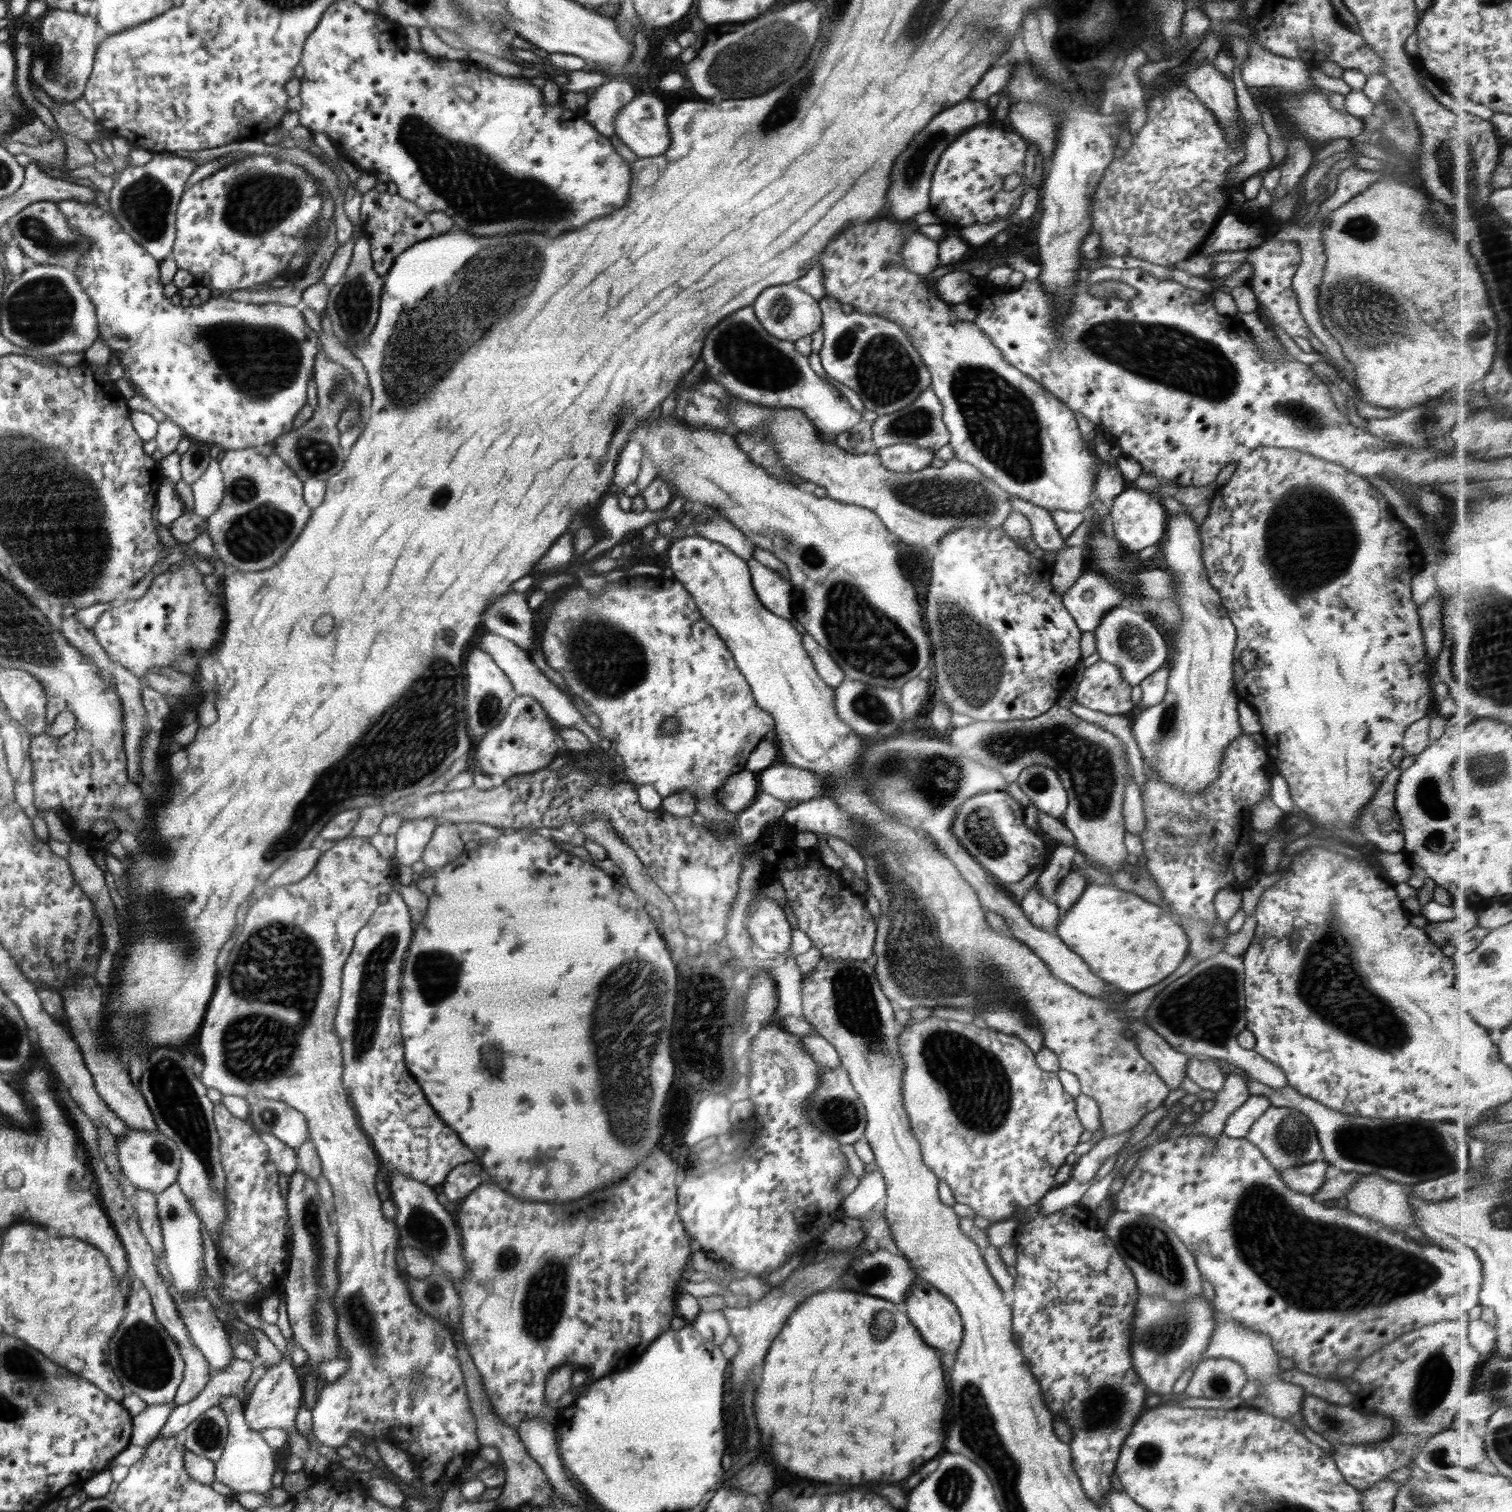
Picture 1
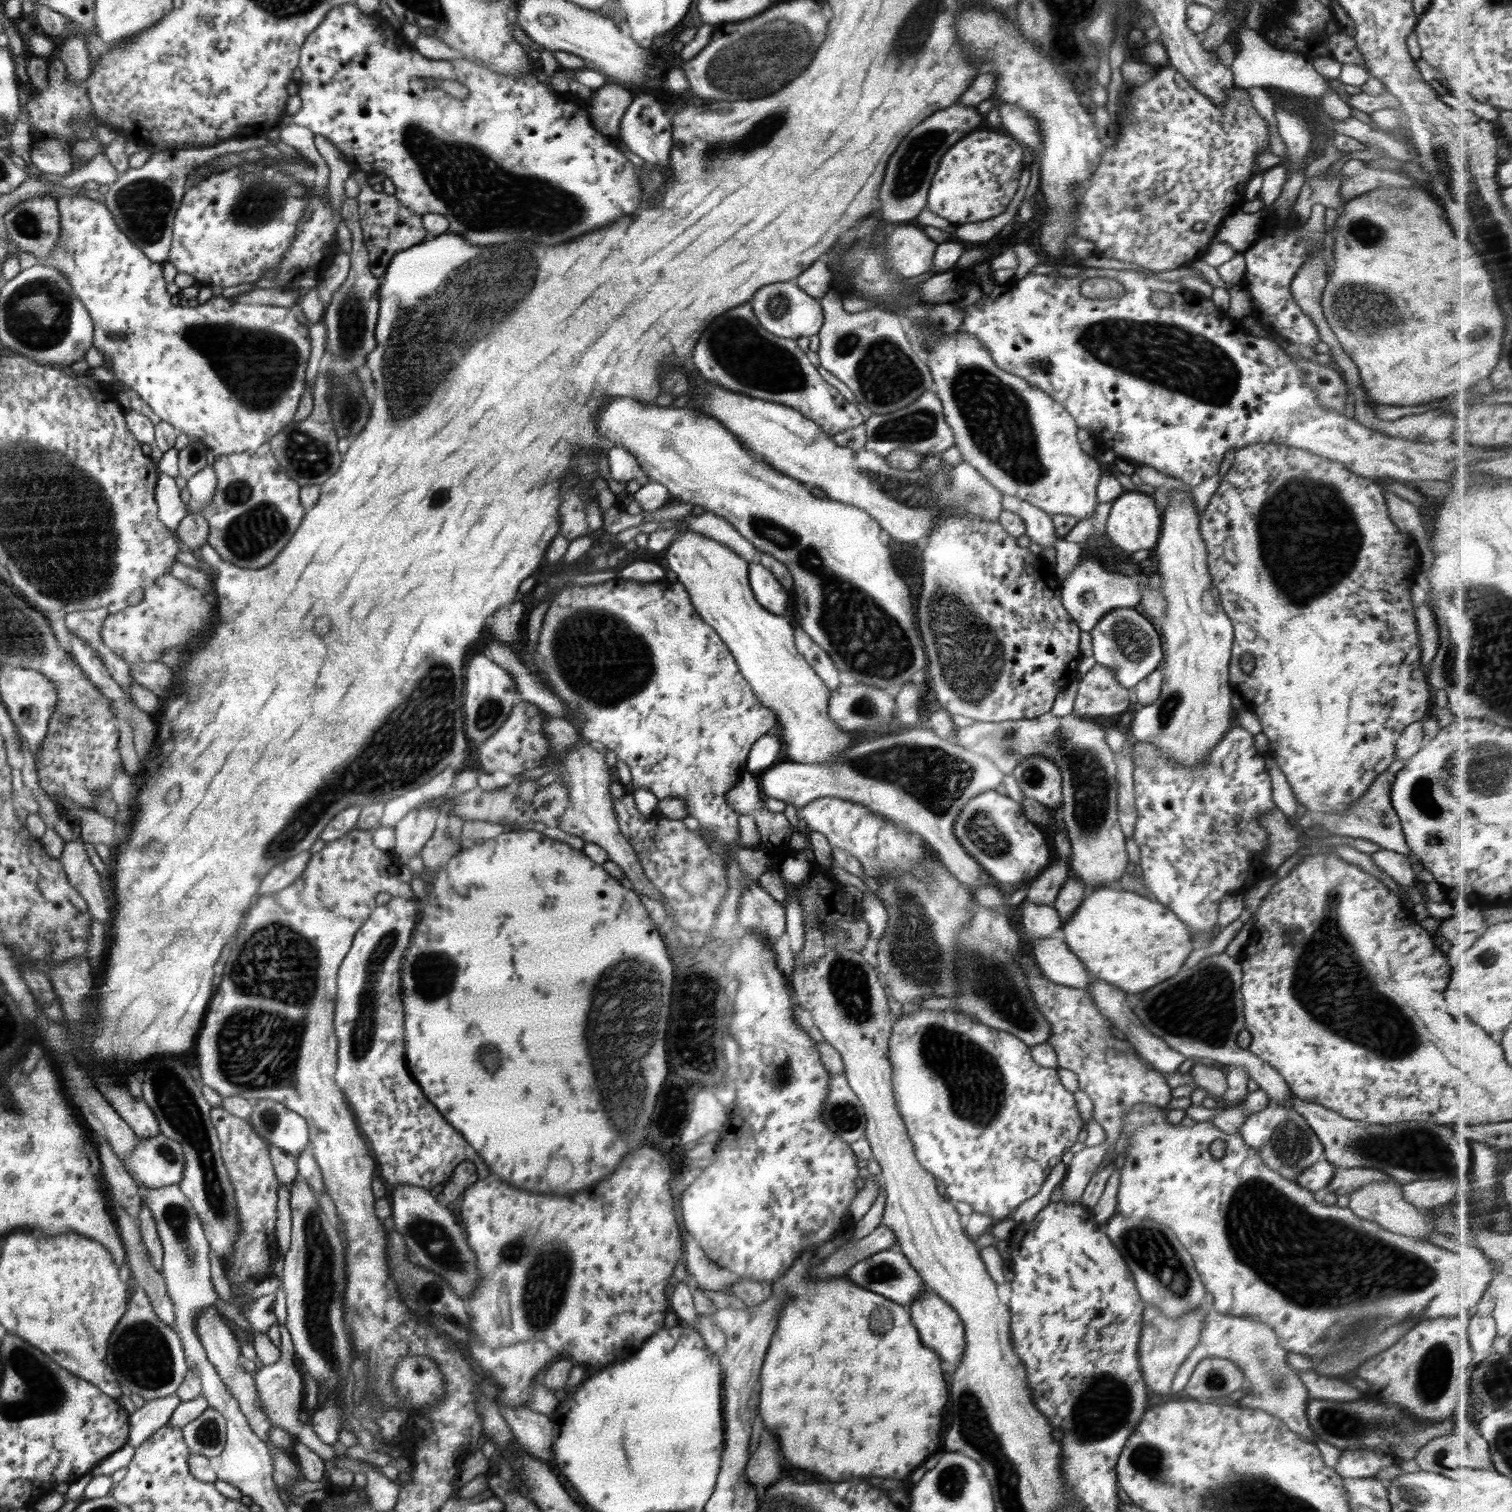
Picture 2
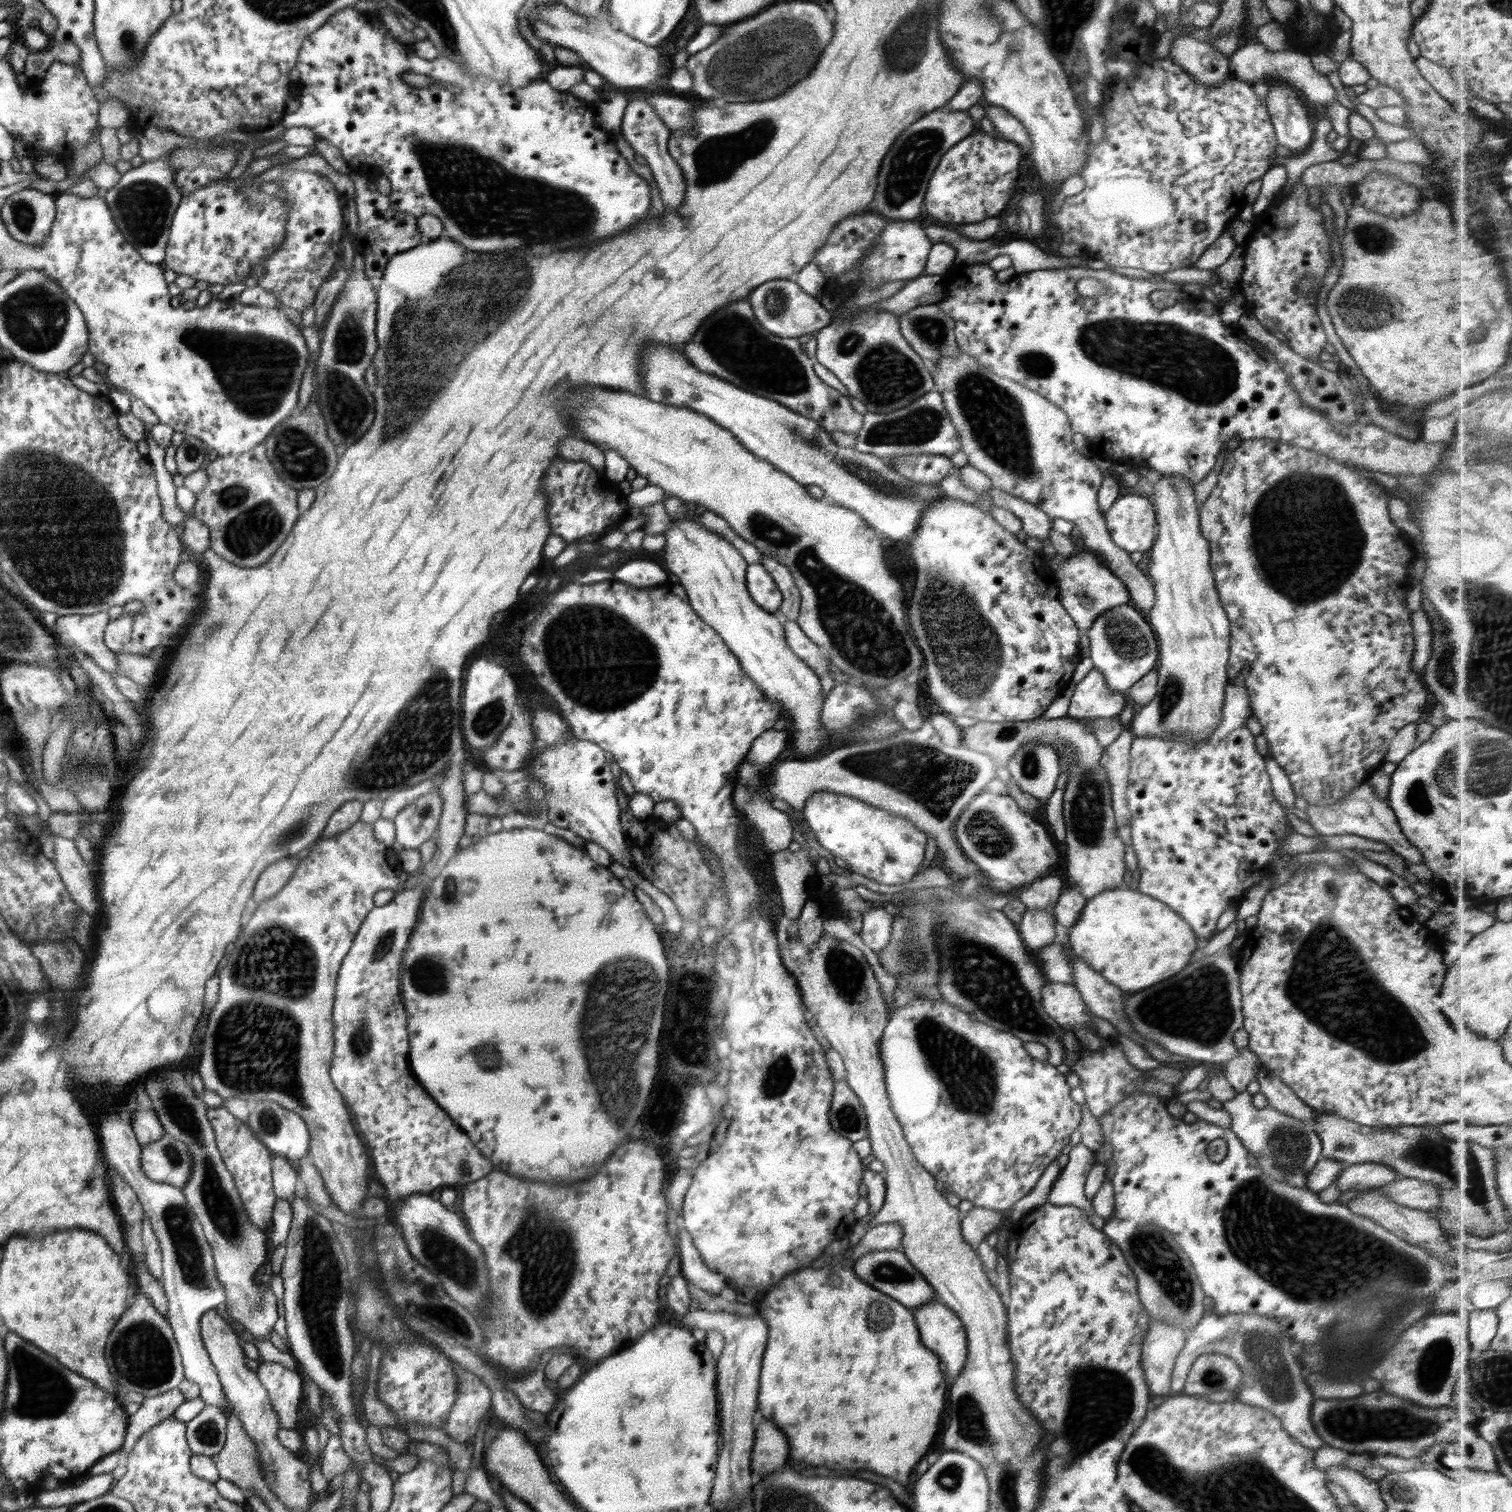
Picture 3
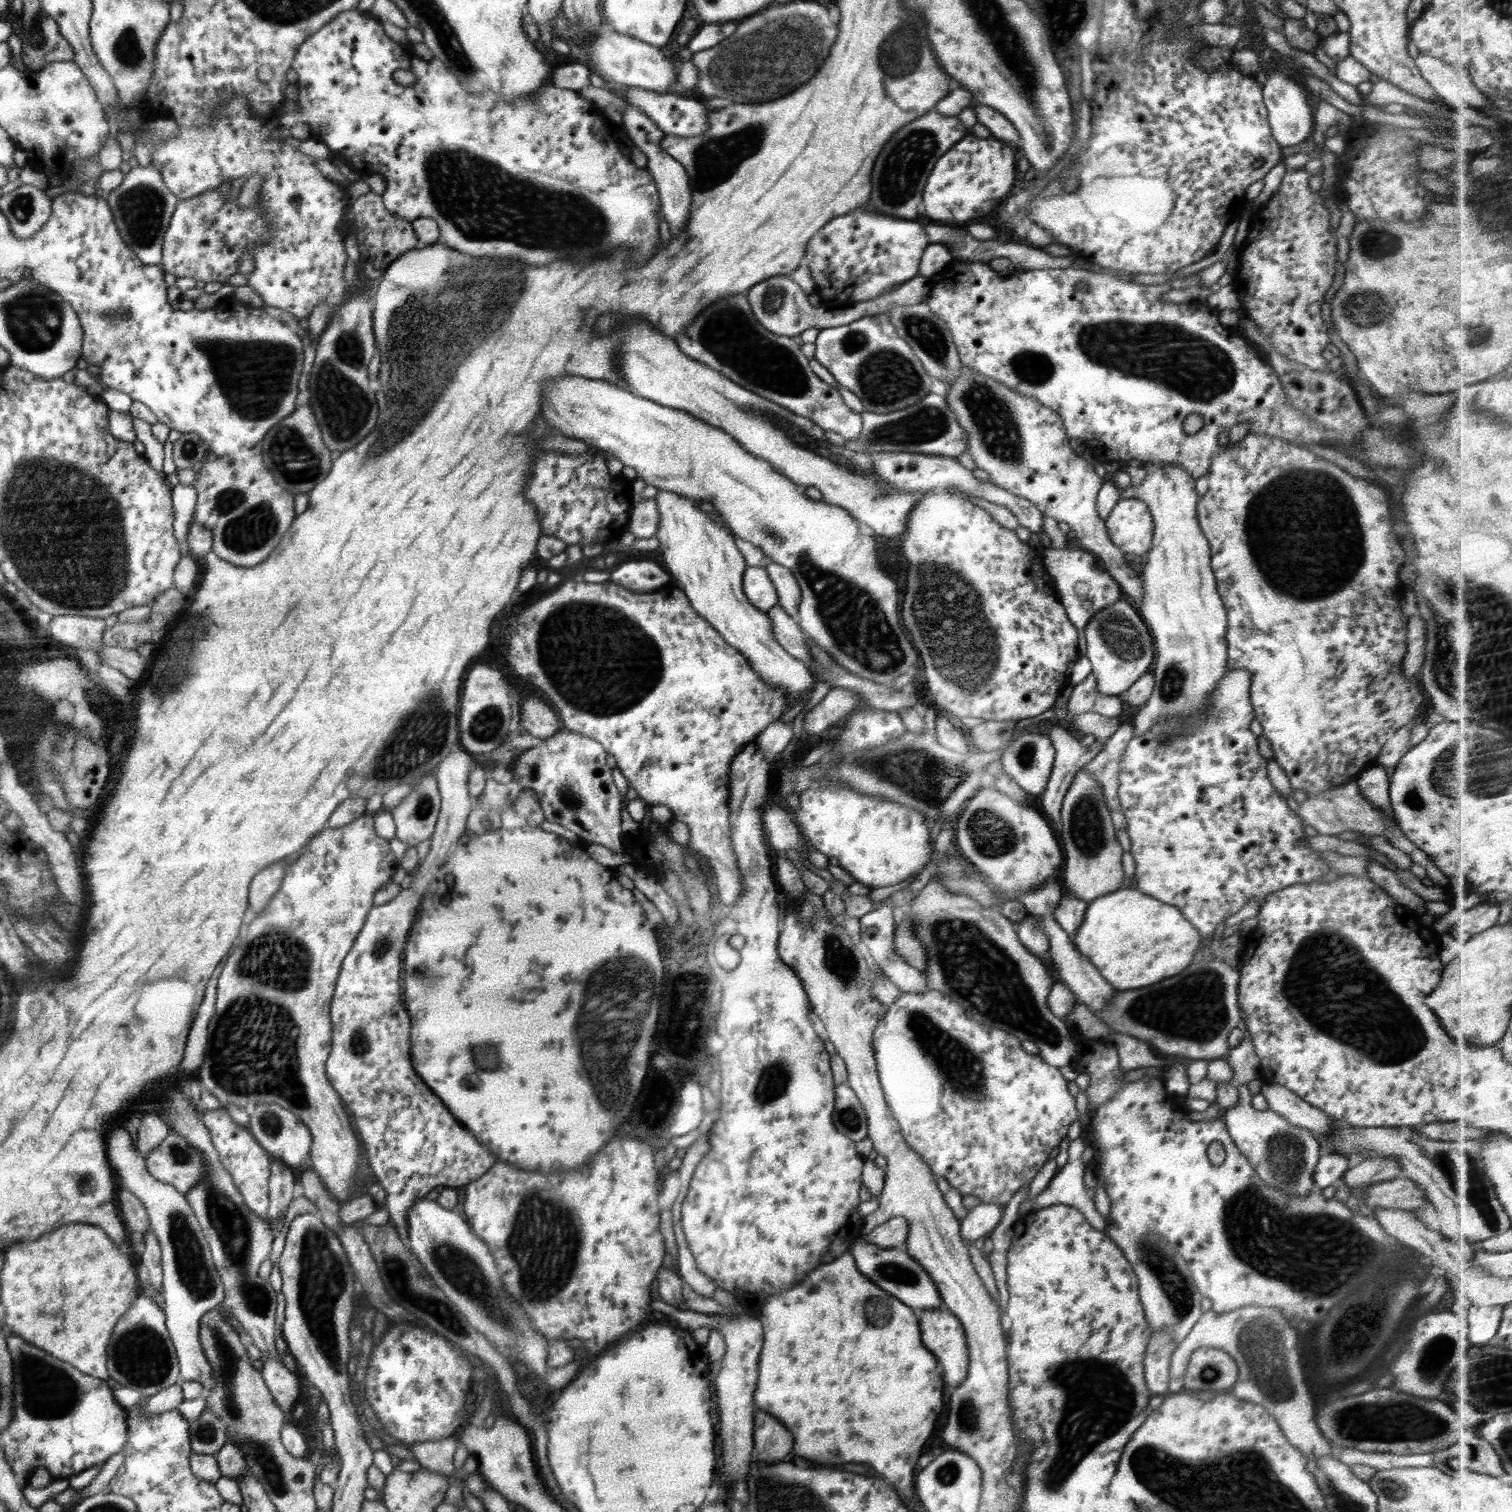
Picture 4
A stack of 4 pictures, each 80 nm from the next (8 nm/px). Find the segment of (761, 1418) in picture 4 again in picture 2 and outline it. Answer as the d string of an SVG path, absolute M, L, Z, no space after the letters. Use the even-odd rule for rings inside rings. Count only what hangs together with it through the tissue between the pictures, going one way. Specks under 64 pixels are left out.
M764 1430L758 1449L746 1463L746 1481L750 1482L752 1487L758 1486L760 1491L774 1484L782 1474L782 1466L778 1460L780 1460L778 1444L774 1436L768 1430Z

